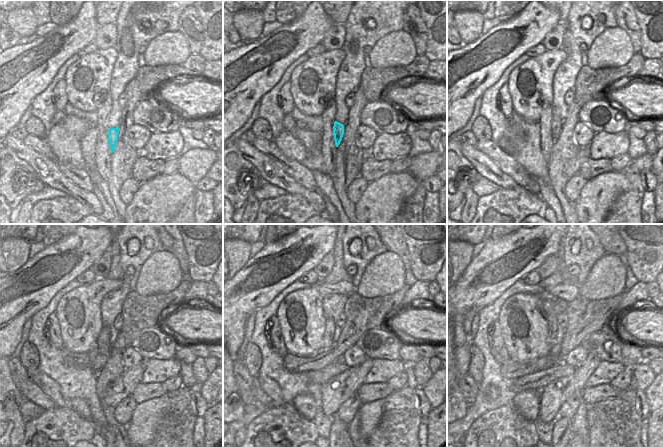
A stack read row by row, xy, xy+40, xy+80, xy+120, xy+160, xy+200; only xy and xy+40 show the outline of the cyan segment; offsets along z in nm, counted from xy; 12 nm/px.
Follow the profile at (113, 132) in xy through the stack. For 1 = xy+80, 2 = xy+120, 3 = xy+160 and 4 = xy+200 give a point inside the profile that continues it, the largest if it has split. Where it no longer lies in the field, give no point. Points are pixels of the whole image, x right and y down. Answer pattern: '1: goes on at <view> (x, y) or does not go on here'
1: goes on at xy+80 (556, 121)
2: goes on at xy+120 (104, 344)
3: goes on at xy+160 (329, 331)
4: goes on at xy+200 (553, 325)

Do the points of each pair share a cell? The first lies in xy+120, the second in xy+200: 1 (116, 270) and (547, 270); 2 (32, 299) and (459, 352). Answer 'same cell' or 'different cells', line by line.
1: different cells
2: different cells

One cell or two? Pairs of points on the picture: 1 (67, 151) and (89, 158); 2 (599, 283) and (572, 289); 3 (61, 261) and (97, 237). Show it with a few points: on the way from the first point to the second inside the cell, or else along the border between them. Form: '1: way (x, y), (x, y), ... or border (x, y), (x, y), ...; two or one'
1: border (86, 133), (80, 141), (84, 162), (83, 168); two
2: border (578, 286), (579, 293); two
3: way (70, 256), (88, 245); one

